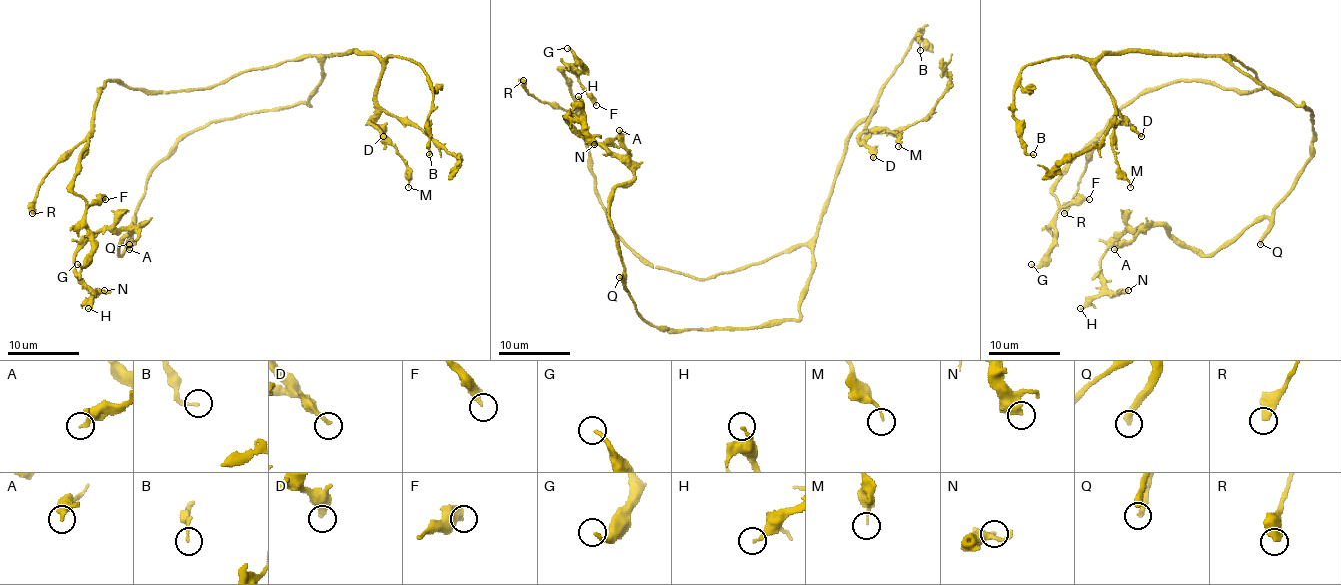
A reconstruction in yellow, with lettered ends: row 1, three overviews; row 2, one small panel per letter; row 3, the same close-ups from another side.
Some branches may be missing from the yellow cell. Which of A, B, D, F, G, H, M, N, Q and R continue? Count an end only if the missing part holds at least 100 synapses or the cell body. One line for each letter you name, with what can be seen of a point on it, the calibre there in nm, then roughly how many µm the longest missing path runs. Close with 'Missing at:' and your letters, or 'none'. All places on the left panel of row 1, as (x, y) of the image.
Missing at: none

